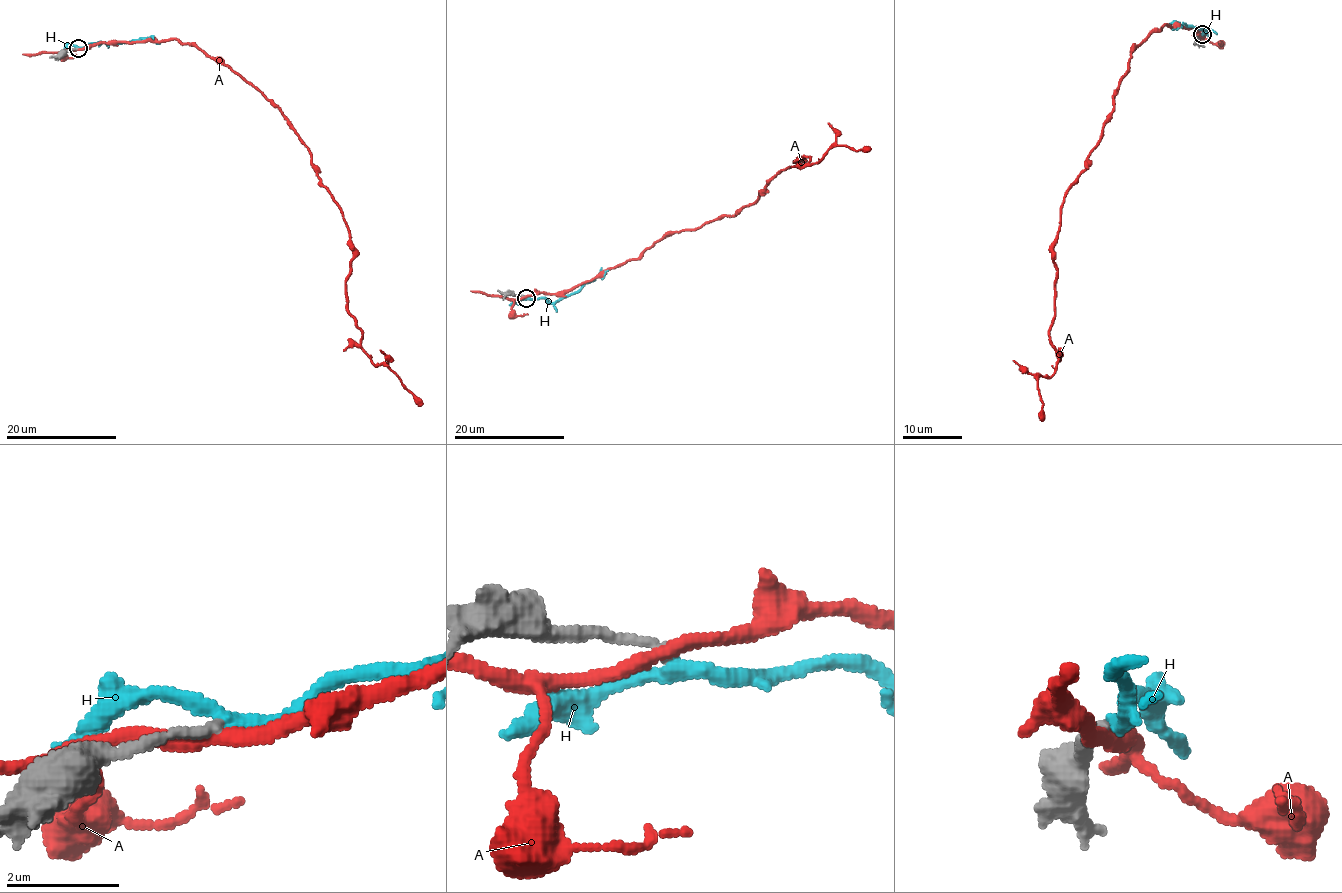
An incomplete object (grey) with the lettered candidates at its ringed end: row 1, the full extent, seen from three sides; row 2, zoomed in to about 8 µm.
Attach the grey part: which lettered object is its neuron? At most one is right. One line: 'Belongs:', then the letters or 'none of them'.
Belongs: H

